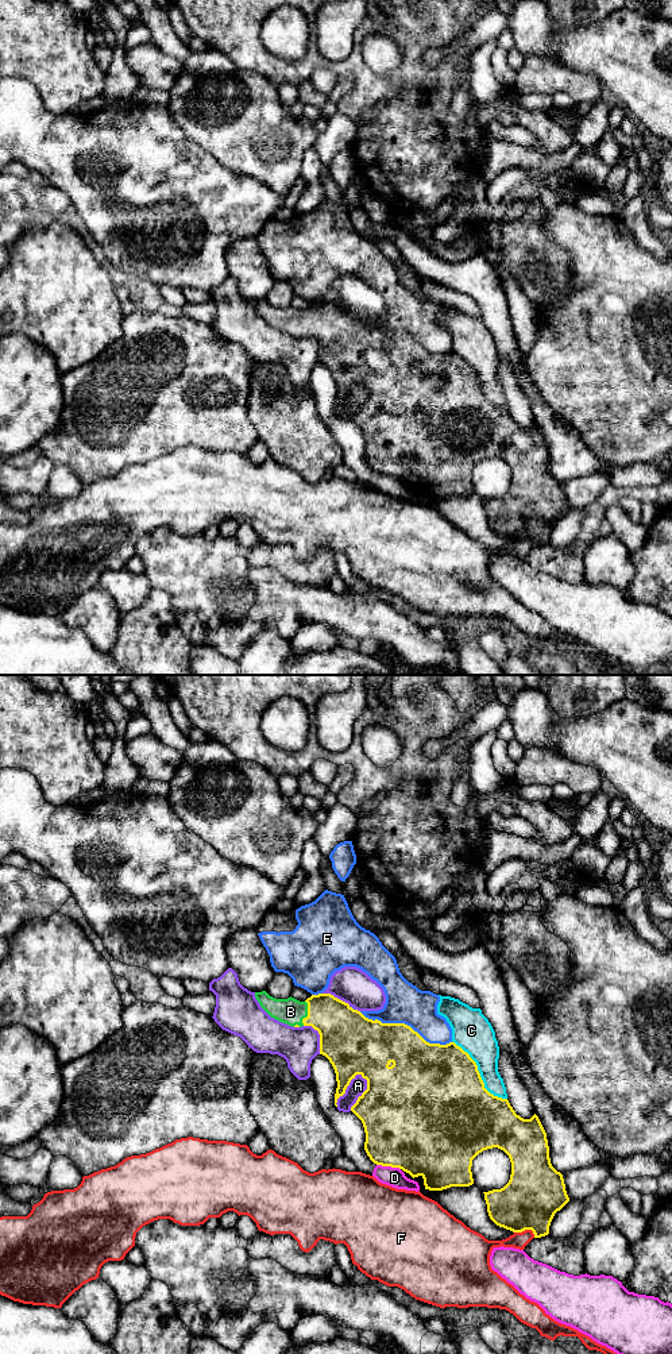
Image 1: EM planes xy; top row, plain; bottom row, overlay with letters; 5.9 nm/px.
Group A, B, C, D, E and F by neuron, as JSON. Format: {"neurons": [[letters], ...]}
{"neurons": [["A"], ["B"], ["C"], ["D"], ["E"], ["F"]]}

